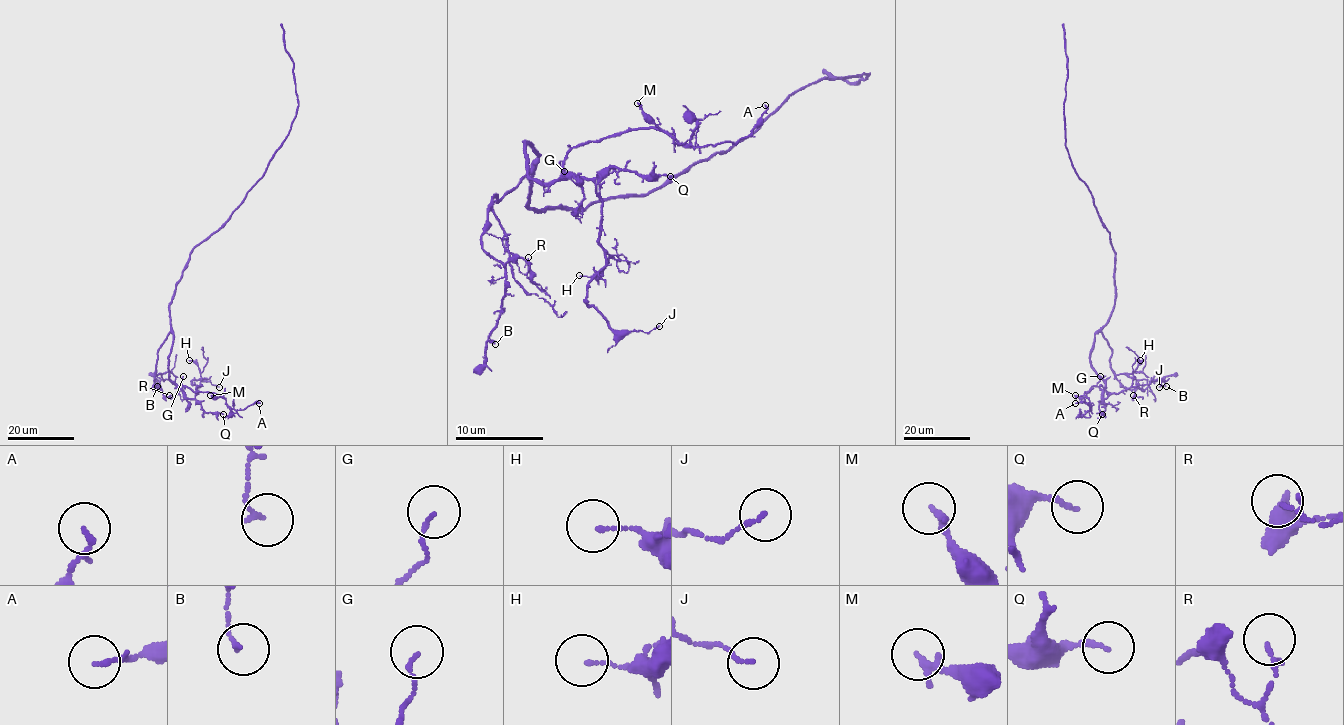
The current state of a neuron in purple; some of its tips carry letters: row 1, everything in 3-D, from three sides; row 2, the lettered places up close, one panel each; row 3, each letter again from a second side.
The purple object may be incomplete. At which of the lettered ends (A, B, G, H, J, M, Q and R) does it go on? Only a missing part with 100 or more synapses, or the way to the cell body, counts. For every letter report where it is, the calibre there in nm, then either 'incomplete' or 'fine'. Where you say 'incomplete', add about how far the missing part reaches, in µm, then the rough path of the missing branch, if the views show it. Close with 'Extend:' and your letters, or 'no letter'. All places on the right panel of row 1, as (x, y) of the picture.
A: place (1075, 403); calibre 150 nm; fine
B: place (1166, 386); calibre 120 nm; fine
G: place (1100, 376); calibre 100 nm; fine
H: place (1140, 360); calibre 100 nm; fine
J: place (1159, 387); calibre 100 nm; fine
M: place (1075, 395); calibre 200 nm; fine
Q: place (1102, 414); calibre 140 nm; fine
R: place (1133, 395); calibre 130 nm; fine
Extend: no letter

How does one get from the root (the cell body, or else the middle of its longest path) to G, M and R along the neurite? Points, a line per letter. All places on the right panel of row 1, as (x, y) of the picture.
G: (1112, 248), (1115, 304), (1095, 334), (1090, 356), (1090, 367), (1105, 383), (1102, 389), (1096, 385), (1100, 376)
M: (1112, 248), (1115, 304), (1095, 334), (1090, 356), (1105, 387), (1075, 395)
R: (1112, 248), (1116, 299), (1101, 333), (1111, 349), (1115, 378), (1139, 397), (1133, 395)

